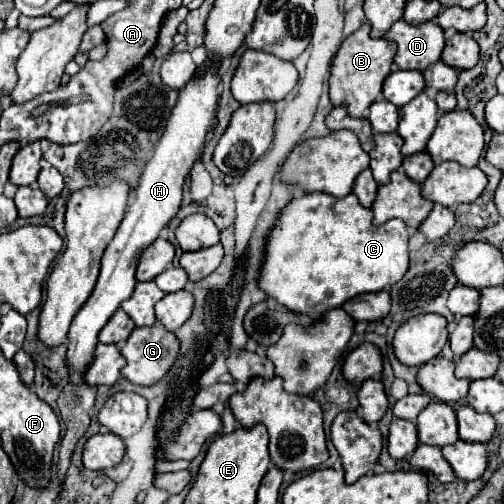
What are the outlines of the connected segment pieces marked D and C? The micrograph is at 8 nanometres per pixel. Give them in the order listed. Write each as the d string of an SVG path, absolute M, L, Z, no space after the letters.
M401 19L393 23L385 37L397 43L397 55L393 61L399 69L423 71L441 59L445 47L443 29L433 21L409 25L407 21Z
M307 193L293 199L279 215L275 229L267 241L265 265L261 271L259 287L285 305L291 311L321 317L331 309L341 307L345 301L361 295L383 291L403 279L409 265L409 231L399 219L389 219L387 223L375 227L371 223L371 209L359 205L359 199L351 193L343 199L331 197L329 193Z

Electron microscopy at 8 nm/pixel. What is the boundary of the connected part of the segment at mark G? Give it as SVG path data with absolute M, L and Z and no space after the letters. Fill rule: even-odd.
M155 323L151 327L135 327L131 337L121 349L121 355L127 359L127 365L123 367L123 377L129 379L131 383L151 387L169 371L169 367L177 357L177 351L179 351L177 337L171 331L163 329L163 325Z

